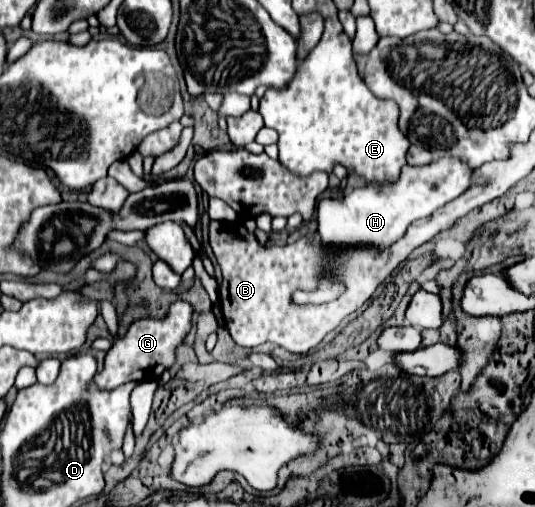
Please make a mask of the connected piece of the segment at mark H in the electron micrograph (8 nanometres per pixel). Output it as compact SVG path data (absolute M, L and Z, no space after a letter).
M441 157L423 167L405 165L401 177L395 185L381 189L379 193L363 185L353 189L347 197L341 199L321 199L317 207L317 235L325 251L345 251L359 247L373 247L375 251L385 251L389 245L399 241L407 227L423 217L431 217L441 205L457 199L457 195L471 189L471 185L487 185L485 177L475 177L475 169L465 165L457 157Z

